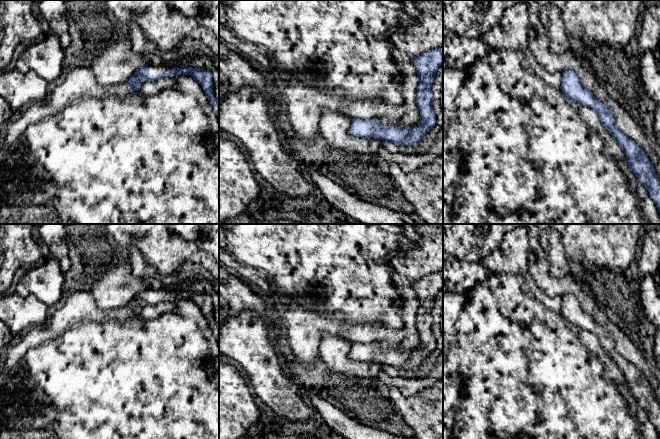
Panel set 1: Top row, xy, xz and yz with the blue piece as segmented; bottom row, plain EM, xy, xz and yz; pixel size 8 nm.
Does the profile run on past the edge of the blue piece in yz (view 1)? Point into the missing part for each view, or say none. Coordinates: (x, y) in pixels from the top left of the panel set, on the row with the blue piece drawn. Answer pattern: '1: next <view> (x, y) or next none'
1: next none

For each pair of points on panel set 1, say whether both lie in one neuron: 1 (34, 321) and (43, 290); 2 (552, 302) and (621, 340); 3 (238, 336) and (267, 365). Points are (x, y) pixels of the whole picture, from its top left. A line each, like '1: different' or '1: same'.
1: different
2: different
3: same

